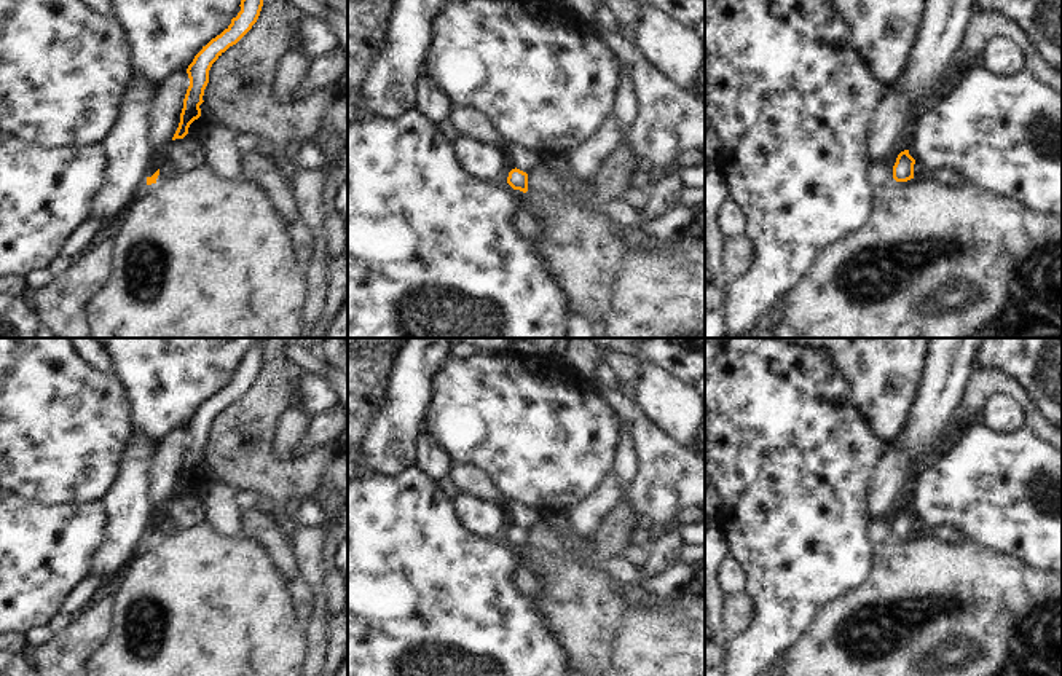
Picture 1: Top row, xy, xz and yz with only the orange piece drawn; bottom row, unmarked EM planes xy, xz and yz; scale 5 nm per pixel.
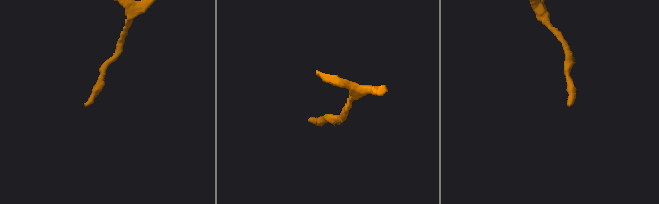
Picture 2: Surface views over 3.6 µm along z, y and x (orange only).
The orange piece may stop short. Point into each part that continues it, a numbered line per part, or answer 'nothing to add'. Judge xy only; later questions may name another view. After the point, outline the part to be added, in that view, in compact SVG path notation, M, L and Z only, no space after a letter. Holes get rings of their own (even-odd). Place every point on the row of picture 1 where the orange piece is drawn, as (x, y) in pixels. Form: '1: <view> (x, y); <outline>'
nothing to add

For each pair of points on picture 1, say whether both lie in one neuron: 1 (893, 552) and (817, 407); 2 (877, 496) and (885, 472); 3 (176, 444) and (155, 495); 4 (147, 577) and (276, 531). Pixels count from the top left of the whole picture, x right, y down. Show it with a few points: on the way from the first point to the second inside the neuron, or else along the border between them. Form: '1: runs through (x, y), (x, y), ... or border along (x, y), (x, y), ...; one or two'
1: border along (876, 544), (873, 568), (865, 579); two
2: runs through (884, 490), (885, 479); one
3: runs through (168, 456), (161, 482); one
4: border along (243, 534), (257, 542), (275, 565); two

